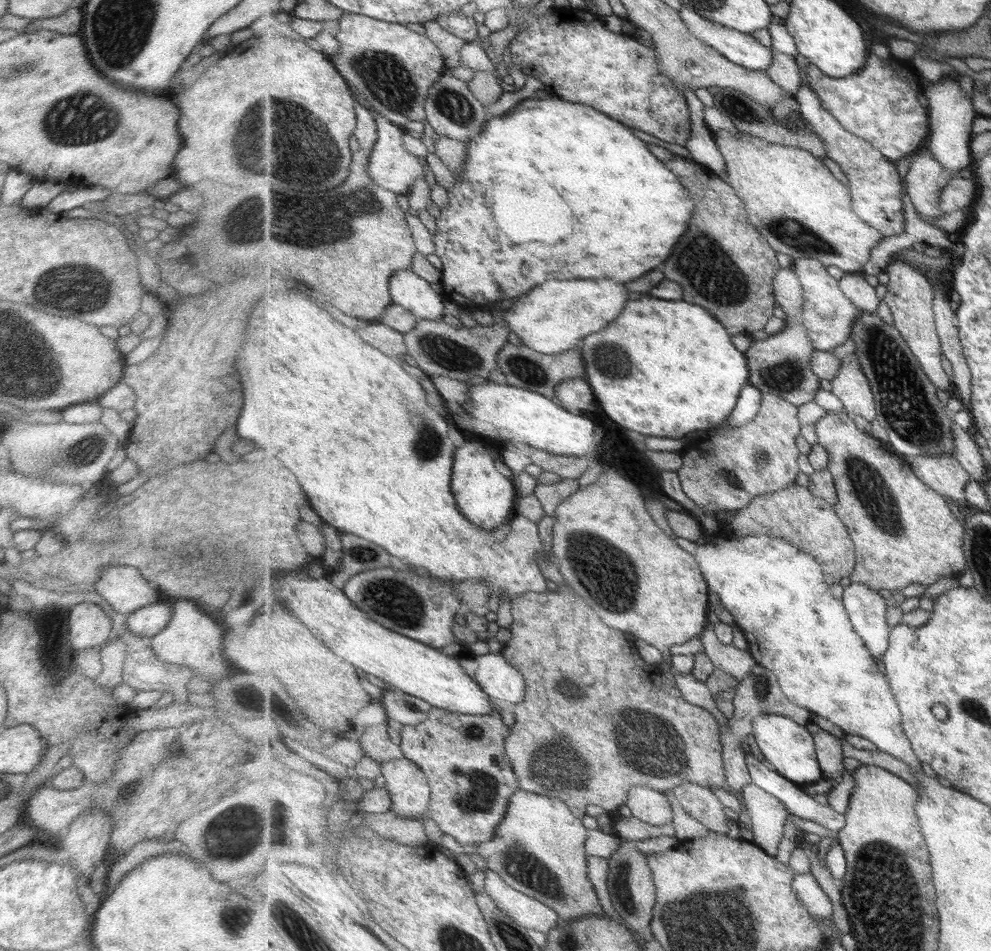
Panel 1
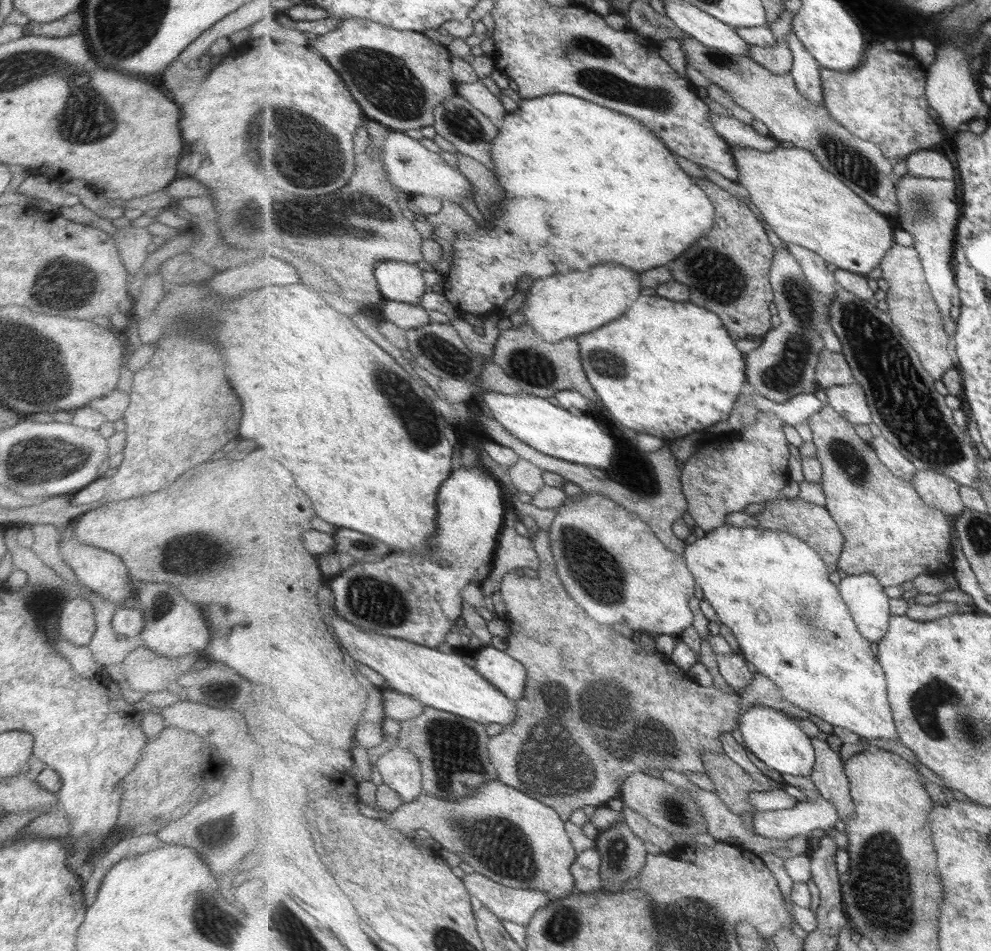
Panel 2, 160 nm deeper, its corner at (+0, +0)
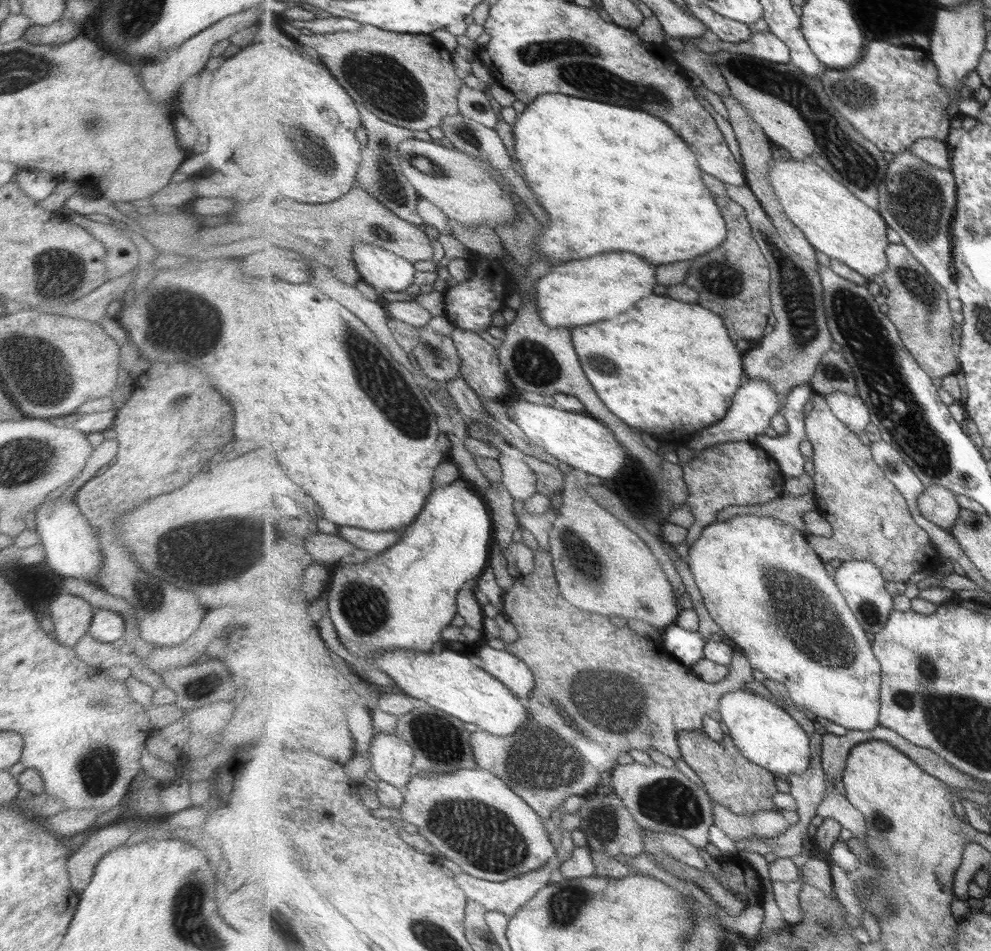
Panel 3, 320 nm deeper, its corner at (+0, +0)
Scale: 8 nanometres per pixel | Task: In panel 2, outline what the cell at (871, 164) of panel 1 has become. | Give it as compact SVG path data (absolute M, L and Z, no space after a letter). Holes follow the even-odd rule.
M791 29L788 45L794 54L794 65L791 74L796 80L802 95L816 105L825 105L824 88L822 85L822 64L807 50L803 41Z

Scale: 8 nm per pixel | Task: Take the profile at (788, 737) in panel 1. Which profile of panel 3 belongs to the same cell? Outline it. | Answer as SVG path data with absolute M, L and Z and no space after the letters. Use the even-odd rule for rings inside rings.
M749 689L728 692L722 698L723 727L733 737L737 748L747 760L762 766L771 773L785 775L803 775L811 768L810 734L801 724L777 704L765 700L759 693Z

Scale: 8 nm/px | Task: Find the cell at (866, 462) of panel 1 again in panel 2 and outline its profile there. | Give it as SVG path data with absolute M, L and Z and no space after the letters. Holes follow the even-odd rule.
M825 404L808 424L823 467L827 510L846 537L839 568L847 575L874 574L884 587L899 586L921 575L939 578L952 574L953 519L931 508L913 484L897 478L881 462L871 442L861 440L855 425L831 405Z

